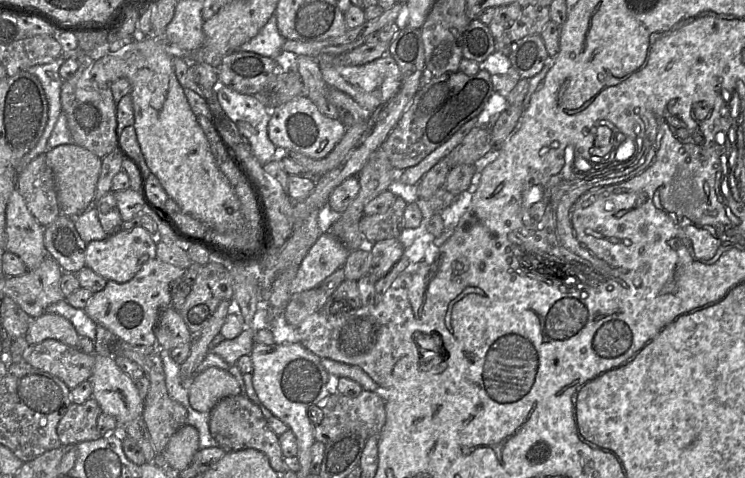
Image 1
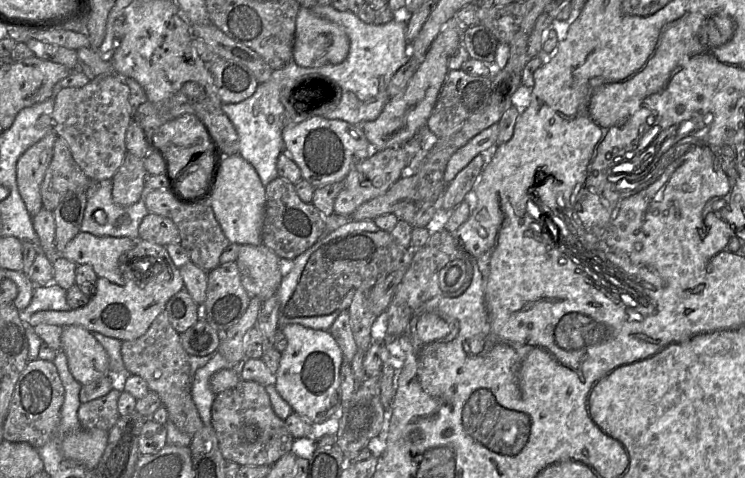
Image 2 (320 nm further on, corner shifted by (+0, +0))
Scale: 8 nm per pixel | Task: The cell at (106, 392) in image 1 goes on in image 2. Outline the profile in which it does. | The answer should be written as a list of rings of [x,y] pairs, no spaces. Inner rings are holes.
[[[63,326],[61,345],[72,375],[82,385],[111,375],[108,354],[88,329]]]

